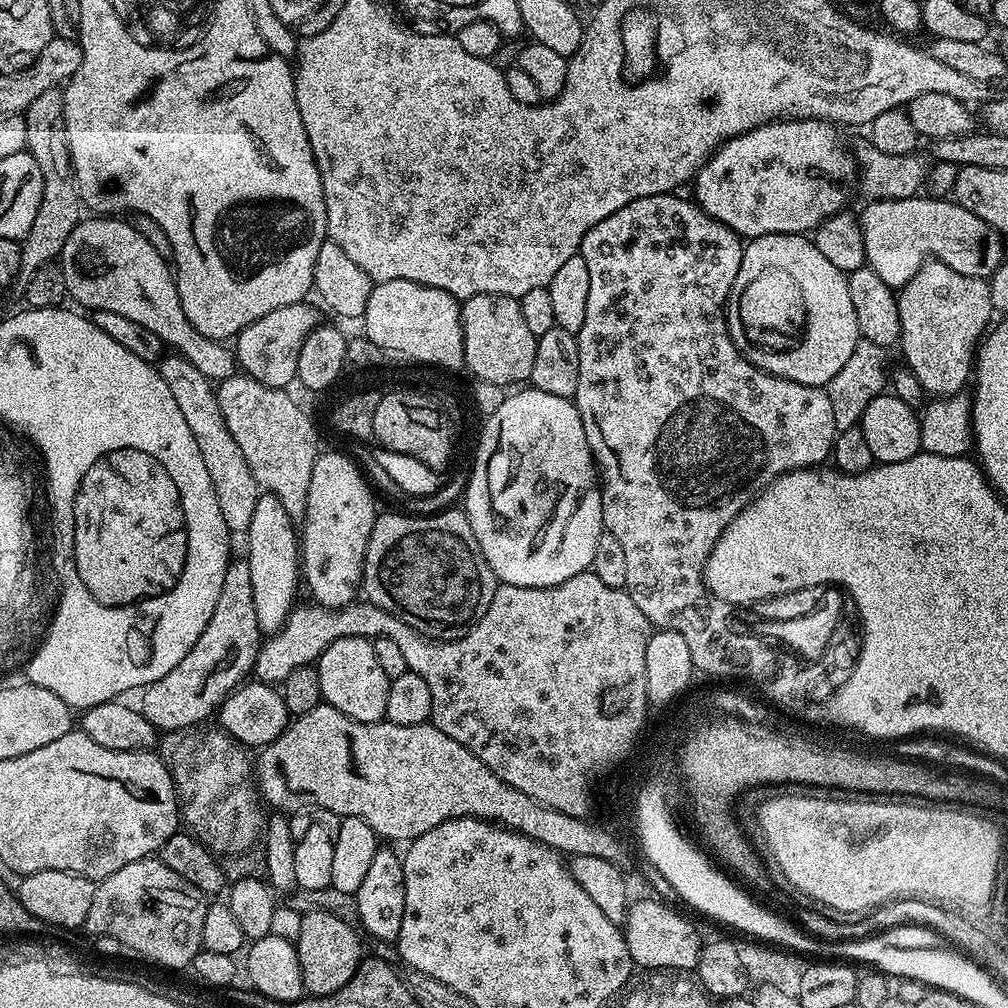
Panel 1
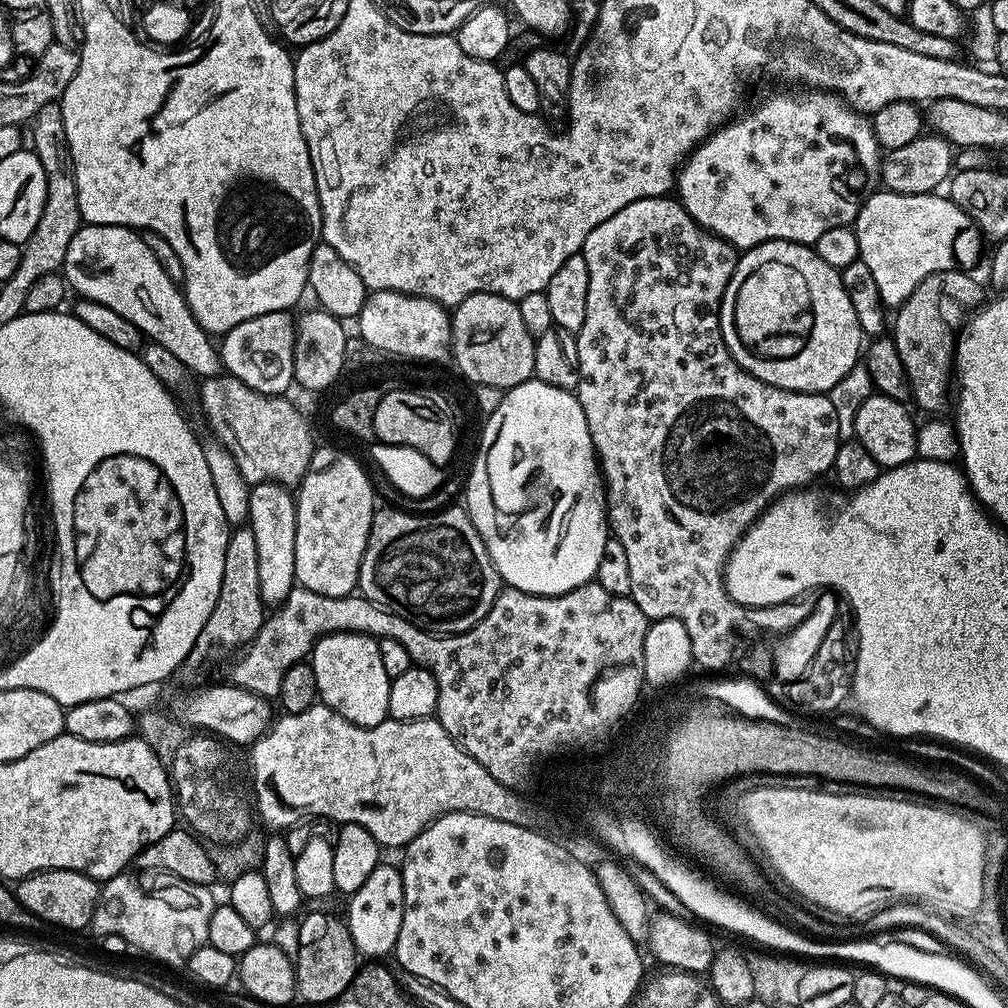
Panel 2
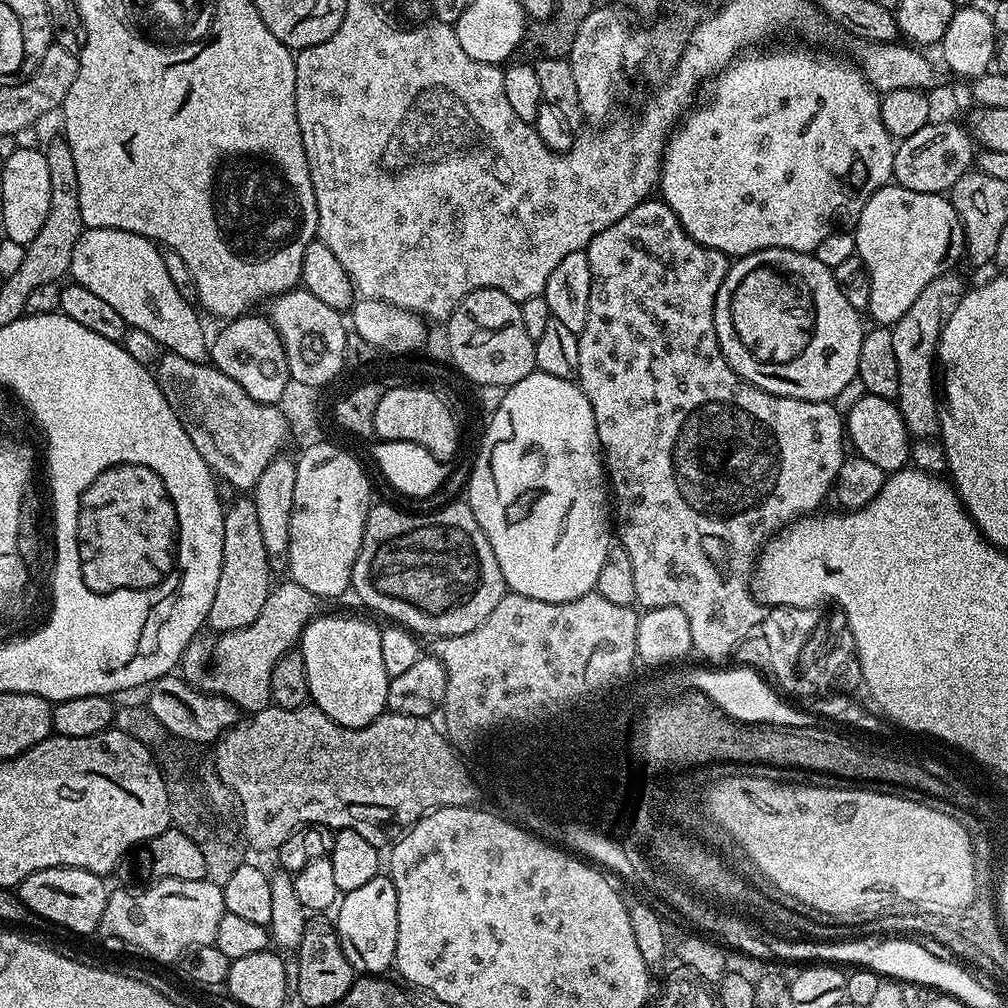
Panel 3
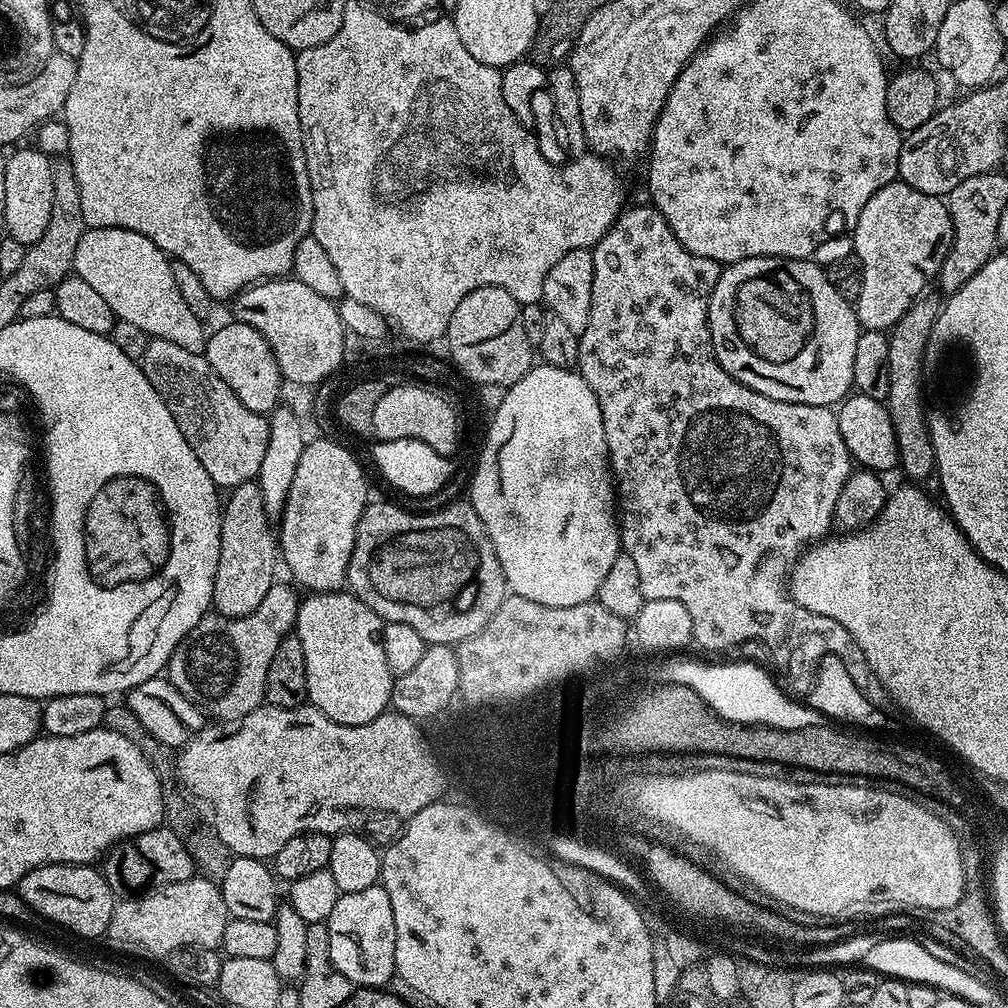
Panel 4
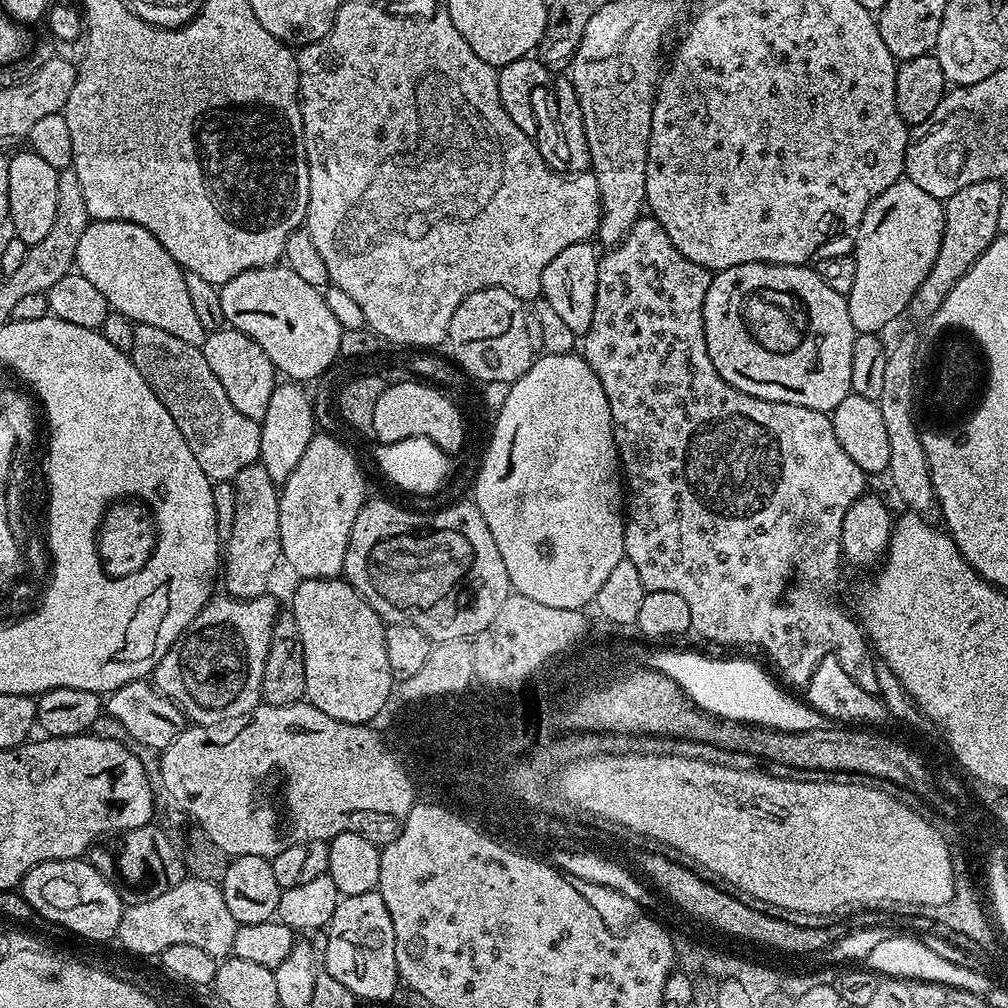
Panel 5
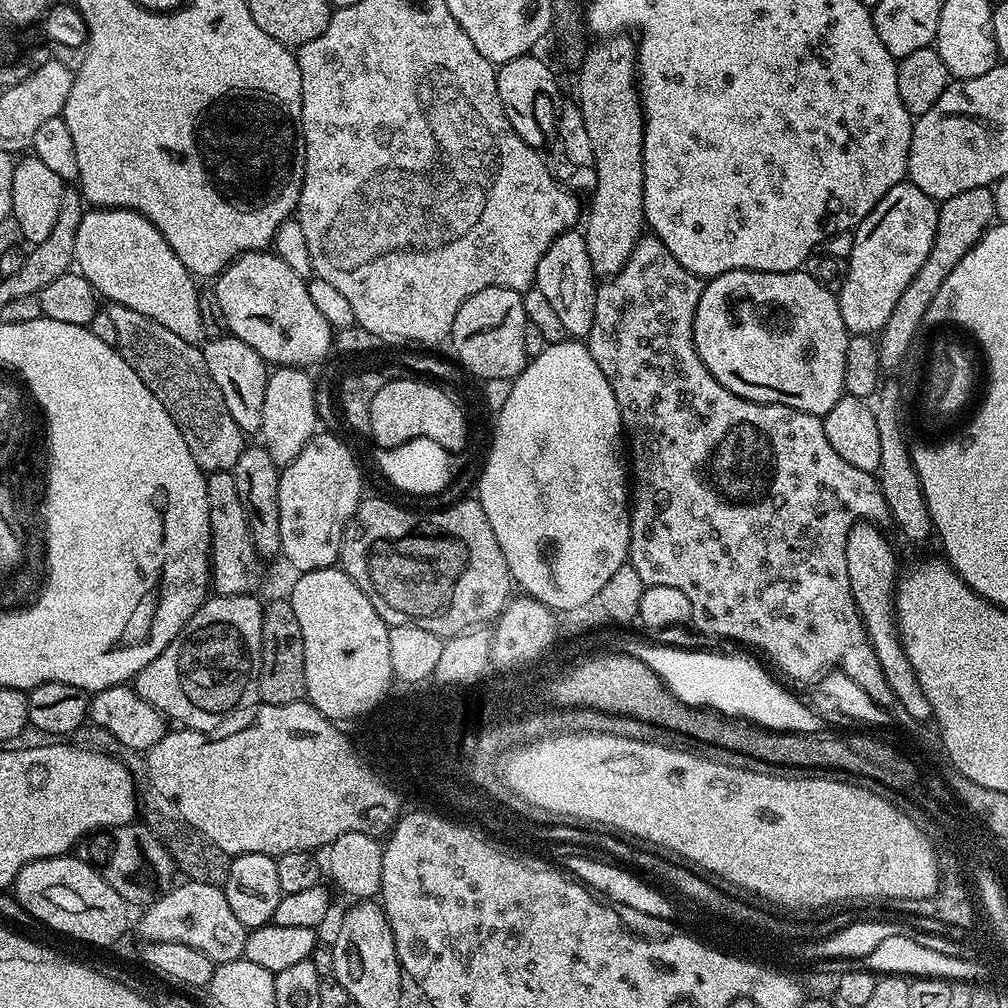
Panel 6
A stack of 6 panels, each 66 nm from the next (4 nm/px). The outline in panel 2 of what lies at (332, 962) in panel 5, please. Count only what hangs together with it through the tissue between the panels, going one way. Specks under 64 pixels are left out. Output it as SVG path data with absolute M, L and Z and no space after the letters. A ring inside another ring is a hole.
M382 862L358 886L356 892L347 897L348 916L346 923L350 938L354 940L357 953L364 958L391 957L396 950L398 930L402 930L402 914L404 913L404 891L402 890L402 874L395 863Z

